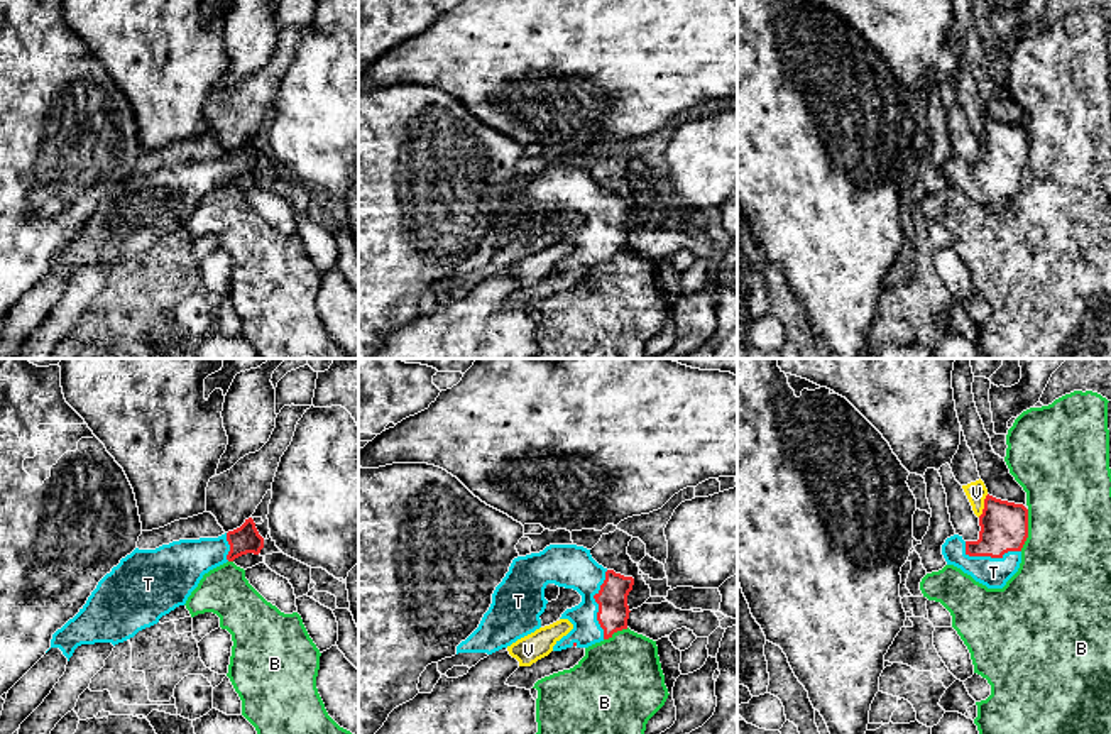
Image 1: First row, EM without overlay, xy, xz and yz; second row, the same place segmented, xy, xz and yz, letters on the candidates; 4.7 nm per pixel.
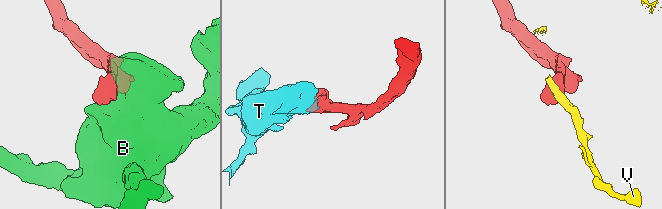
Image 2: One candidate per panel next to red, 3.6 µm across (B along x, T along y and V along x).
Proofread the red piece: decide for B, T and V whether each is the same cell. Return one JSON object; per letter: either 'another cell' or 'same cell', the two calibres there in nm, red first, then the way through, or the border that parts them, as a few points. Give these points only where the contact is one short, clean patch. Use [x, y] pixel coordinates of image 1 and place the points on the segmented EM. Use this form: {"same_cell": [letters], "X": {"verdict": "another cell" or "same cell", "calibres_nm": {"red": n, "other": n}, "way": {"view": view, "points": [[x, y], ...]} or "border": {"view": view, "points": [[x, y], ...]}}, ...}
{"same_cell": ["T"], "B": {"verdict": "another cell", "calibres_nm": {"red": 220, "other": 440}}, "T": {"verdict": "same cell", "calibres_nm": {"red": 150, "other": 200}, "way": {"view": "xz", "points": [[612, 614], [597, 602], [594, 594], [565, 565]]}}, "V": {"verdict": "another cell", "calibres_nm": {"red": 220, "other": 100}, "border": {"view": "yz", "points": [[988, 494], [978, 516]]}}}

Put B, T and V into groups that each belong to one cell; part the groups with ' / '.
B / T / V

